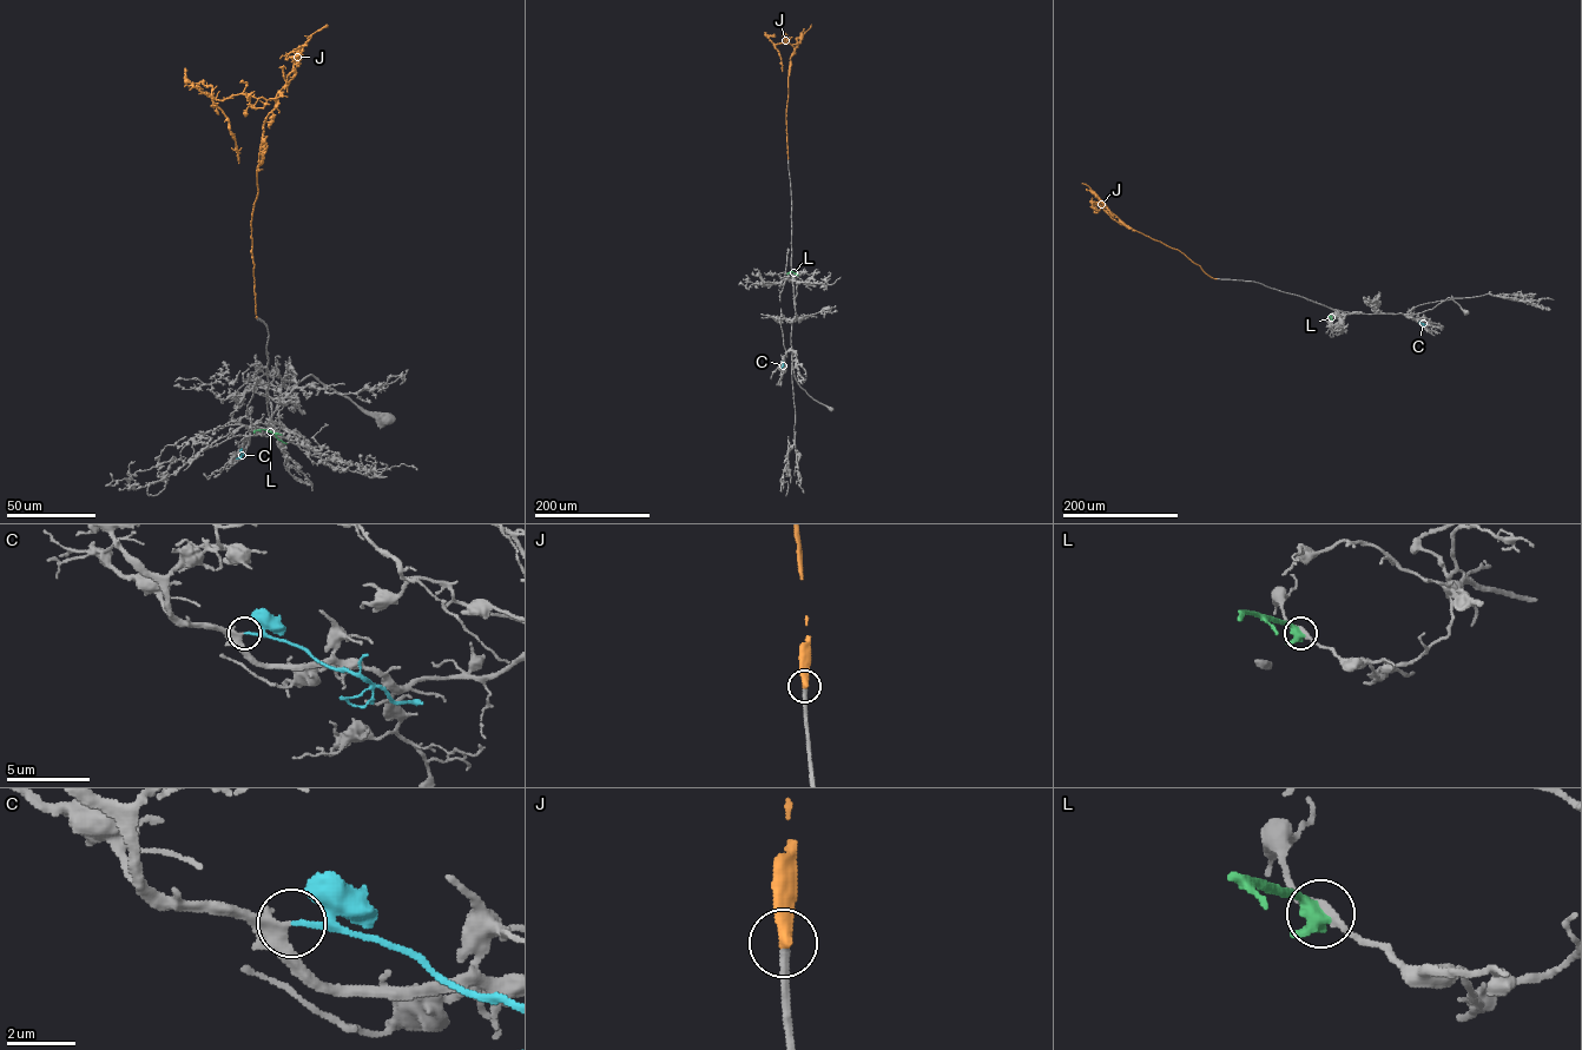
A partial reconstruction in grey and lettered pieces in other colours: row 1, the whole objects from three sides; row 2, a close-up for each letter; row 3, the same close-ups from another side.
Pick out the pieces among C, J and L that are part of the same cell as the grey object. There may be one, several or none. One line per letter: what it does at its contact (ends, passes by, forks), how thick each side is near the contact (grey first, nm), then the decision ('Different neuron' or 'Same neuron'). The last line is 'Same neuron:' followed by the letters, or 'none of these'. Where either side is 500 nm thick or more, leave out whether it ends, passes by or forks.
C: It ends there. Thickness 200 nm (grey) against 150 nm. Same neuron
J: It ends there. Thickness 320 nm (grey) against 460 nm. Same neuron
L: Thickness 200 nm (grey) against 600 nm. Different neuron
Same neuron: C, J

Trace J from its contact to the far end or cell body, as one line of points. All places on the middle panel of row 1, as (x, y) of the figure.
J: (788, 159), (788, 77), (795, 50), (789, 43), (773, 44), (782, 71)

